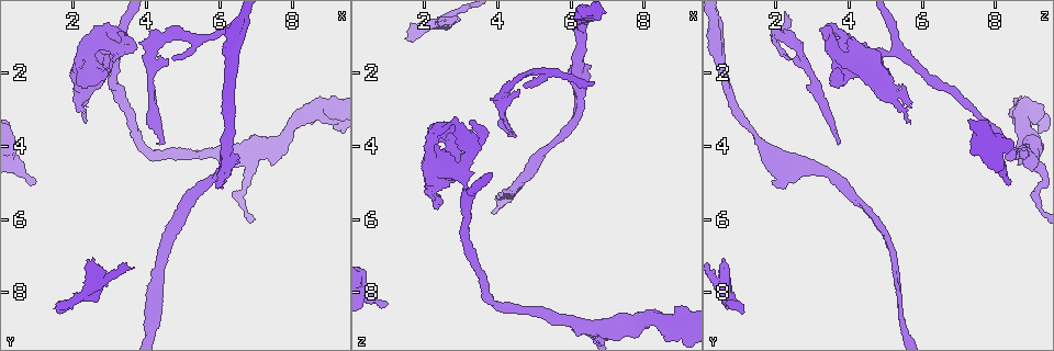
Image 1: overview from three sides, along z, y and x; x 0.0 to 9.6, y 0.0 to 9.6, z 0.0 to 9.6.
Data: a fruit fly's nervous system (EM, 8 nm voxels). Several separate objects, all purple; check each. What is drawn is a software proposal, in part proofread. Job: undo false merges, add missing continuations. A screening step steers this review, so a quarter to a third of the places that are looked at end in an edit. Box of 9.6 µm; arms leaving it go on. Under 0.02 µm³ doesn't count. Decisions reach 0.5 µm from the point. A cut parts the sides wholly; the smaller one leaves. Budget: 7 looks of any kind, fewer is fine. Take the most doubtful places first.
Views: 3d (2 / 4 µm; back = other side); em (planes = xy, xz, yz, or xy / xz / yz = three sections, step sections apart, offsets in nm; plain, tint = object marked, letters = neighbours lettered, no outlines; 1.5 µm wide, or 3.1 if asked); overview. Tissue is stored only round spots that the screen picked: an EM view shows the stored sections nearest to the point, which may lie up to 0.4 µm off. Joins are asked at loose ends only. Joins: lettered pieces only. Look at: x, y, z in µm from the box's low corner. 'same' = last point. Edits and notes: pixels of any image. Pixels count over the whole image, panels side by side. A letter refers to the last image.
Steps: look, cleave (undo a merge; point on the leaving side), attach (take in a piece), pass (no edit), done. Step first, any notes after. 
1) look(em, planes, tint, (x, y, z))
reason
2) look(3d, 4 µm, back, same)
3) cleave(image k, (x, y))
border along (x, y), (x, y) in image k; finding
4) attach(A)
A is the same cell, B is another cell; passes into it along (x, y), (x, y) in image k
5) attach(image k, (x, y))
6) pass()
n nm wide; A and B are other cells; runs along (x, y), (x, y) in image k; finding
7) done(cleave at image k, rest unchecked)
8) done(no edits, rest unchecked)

look(em, planes, letters, (1.60, 8.55, 1.15))

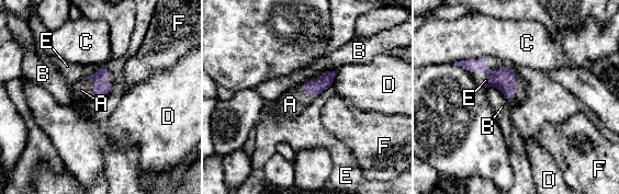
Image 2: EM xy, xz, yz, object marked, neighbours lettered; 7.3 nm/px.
attach(A)
130 nm wide; A is the same cell, B, C, D, E and F are other cells; passes into it along (104, 88), (91, 95), (81, 90) in image 2; it goes on there

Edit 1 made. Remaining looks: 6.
look(overview)
redraw

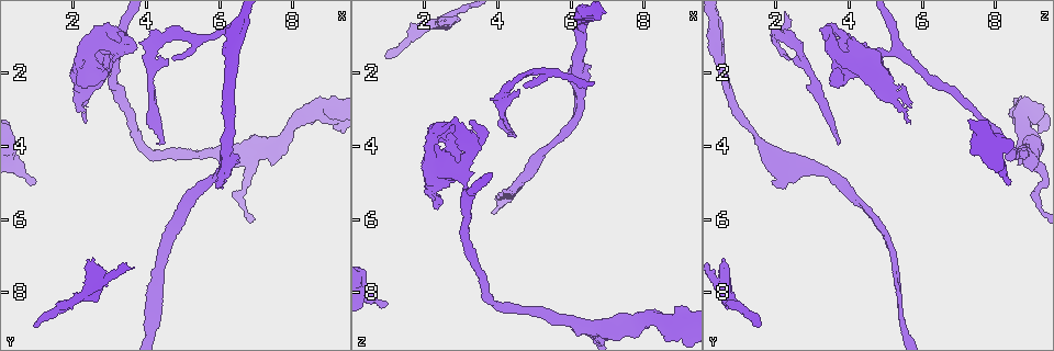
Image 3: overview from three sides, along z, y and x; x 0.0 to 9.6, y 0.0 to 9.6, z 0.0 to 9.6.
look(em, planes, letters, (6.30, 3.65, 1.40))
thick turns thin

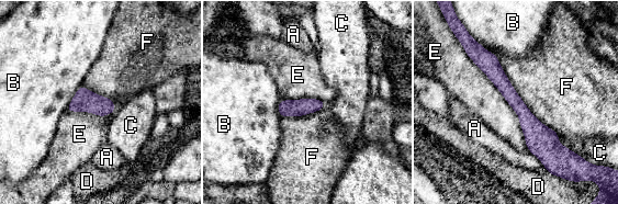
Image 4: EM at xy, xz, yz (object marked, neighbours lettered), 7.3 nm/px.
pass()
A, B, C, D, E and F are other cells; border along (464, 52), (516, 113), (528, 148) in image 4; all the same cell

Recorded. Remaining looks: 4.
done(attach at image 2, rest unchecked)

